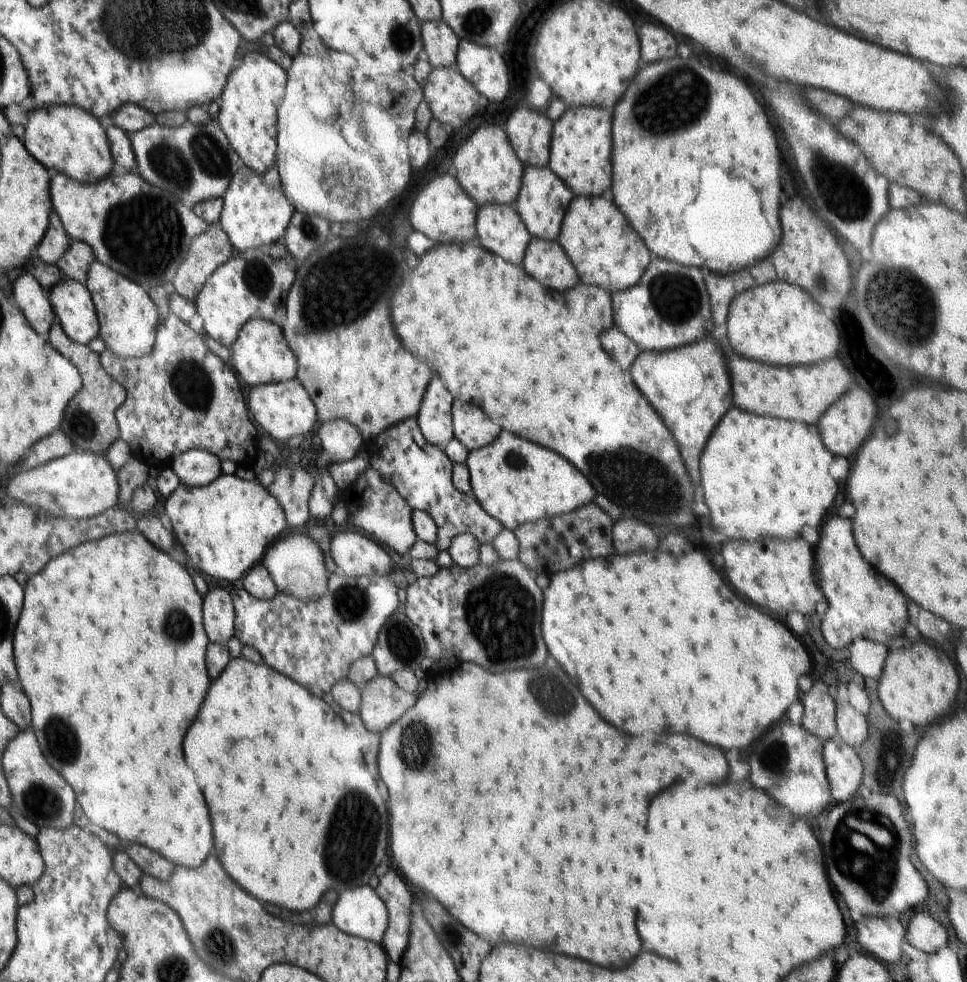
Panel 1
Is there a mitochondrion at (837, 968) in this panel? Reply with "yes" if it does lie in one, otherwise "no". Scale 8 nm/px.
no

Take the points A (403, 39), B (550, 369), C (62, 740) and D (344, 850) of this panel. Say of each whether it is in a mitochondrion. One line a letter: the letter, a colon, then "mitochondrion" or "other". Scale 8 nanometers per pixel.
A: mitochondrion
B: other
C: mitochondrion
D: mitochondrion

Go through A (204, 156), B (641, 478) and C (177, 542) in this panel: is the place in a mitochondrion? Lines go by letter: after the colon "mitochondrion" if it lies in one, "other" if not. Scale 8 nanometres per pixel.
A: mitochondrion
B: mitochondrion
C: other

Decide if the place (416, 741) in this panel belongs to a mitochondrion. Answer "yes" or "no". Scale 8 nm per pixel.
yes

